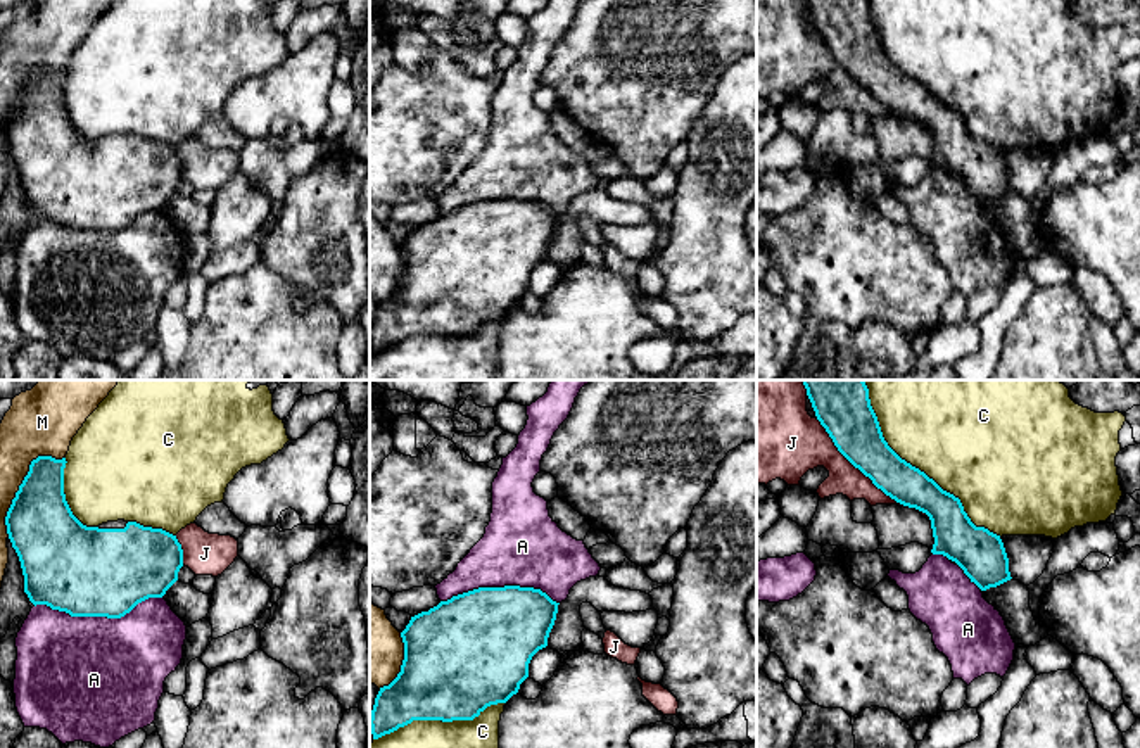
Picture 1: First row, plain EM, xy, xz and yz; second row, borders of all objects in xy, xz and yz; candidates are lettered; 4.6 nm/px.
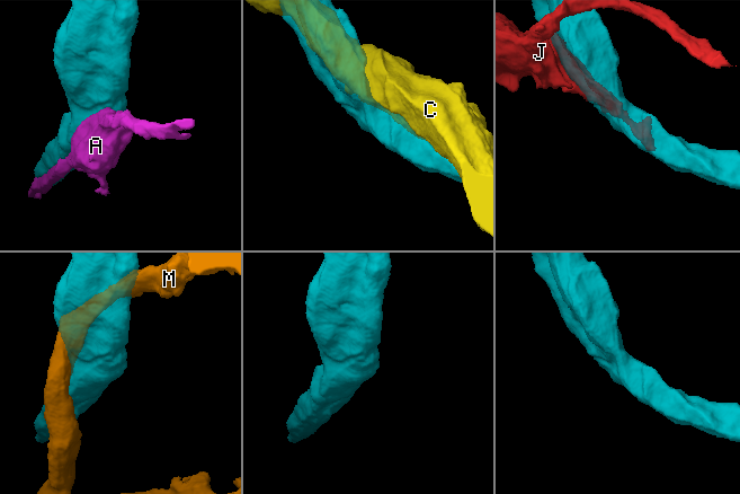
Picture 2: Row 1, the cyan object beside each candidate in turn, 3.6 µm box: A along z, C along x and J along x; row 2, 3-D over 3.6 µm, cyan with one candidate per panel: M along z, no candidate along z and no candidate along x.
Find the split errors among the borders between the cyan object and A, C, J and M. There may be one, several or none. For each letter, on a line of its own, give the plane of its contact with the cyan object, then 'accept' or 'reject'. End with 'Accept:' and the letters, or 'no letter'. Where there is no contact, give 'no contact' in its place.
A: meets cyan in xy; reject
C: meets cyan in yz; reject
J: meets cyan in yz; reject
M: meets cyan in xy; reject
Accept: no letter

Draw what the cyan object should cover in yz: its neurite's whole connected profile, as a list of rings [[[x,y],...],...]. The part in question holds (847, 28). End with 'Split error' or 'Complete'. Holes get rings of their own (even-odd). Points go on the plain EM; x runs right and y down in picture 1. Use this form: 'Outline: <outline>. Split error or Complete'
Outline: [[[805,0],[817,33],[838,64],[872,97],[896,116],[926,126],[931,133],[934,157],[931,166],[955,174],[981,204],[1010,193],[1009,171],[1000,149],[976,140],[959,111],[943,104],[924,85],[902,73],[884,54],[871,19],[867,0]]]. Complete

